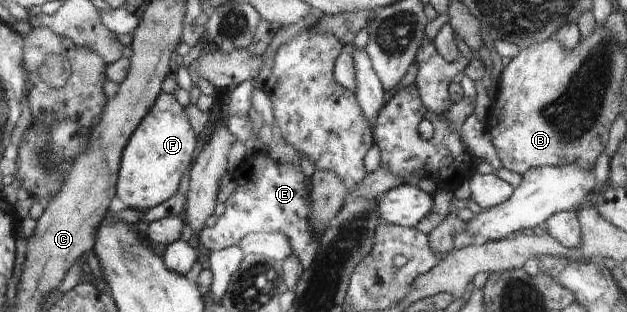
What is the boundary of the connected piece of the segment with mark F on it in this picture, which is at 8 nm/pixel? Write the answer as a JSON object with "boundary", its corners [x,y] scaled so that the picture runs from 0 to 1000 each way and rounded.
{"boundary":[[[258,295],[198,481],[185,596],[185,657],[233,683],[278,628],[295,545],[308,519],[316,446],[279,308]]]}

